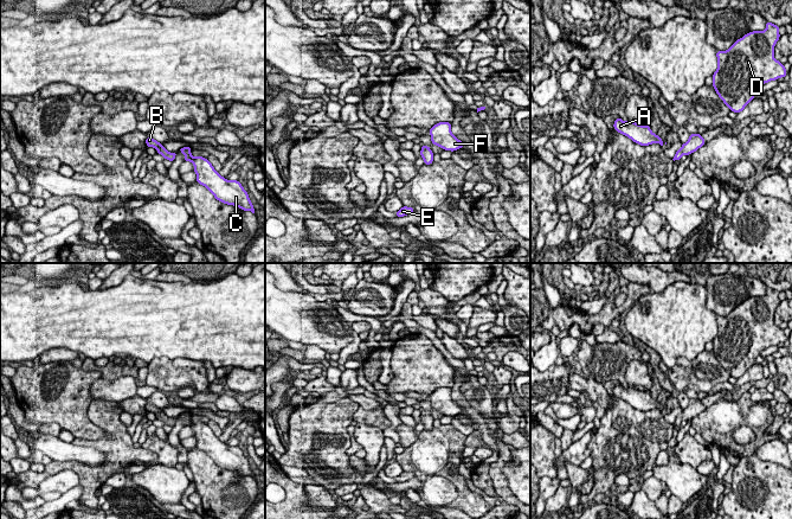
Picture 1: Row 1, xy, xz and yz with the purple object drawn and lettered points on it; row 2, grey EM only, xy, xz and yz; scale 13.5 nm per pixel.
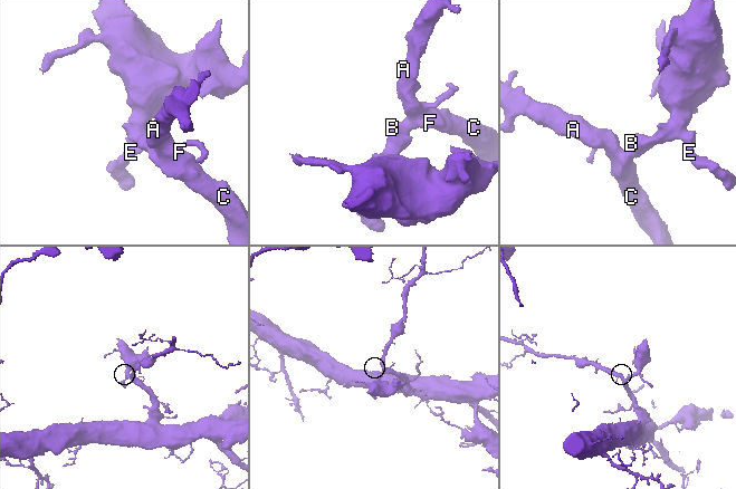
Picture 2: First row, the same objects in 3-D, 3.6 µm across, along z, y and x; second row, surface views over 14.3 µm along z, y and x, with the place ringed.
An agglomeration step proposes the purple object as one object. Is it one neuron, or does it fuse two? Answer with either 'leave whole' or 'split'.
leave whole

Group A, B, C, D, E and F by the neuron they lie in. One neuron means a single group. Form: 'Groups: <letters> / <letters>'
Groups: A B C D E F

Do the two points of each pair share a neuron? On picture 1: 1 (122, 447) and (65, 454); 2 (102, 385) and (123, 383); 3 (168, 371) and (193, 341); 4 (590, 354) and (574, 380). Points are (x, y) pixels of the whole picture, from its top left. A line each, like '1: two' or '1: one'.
1: two
2: one
3: two
4: two

